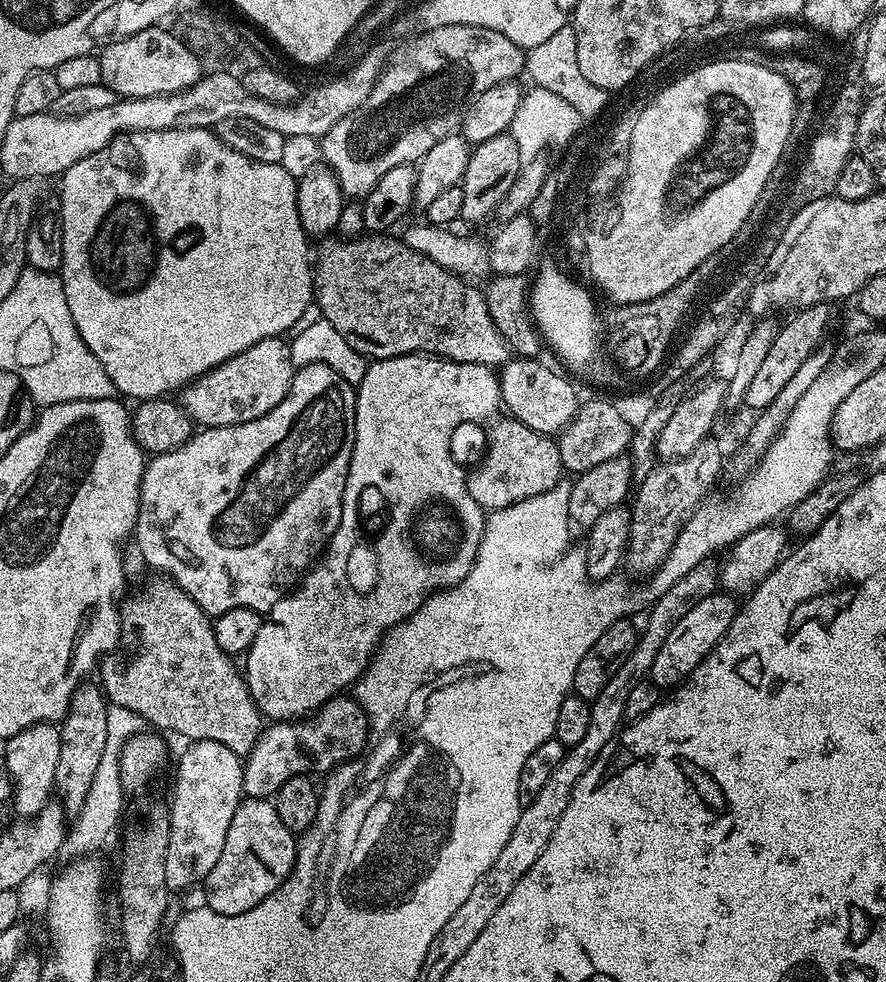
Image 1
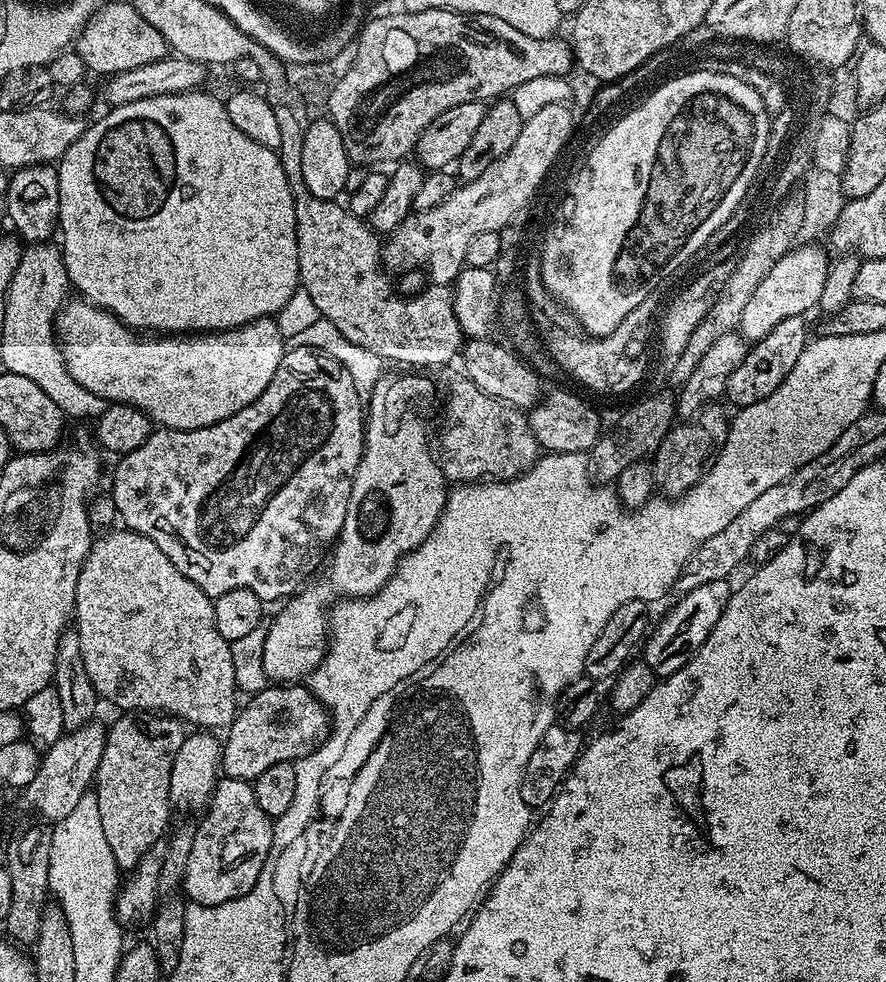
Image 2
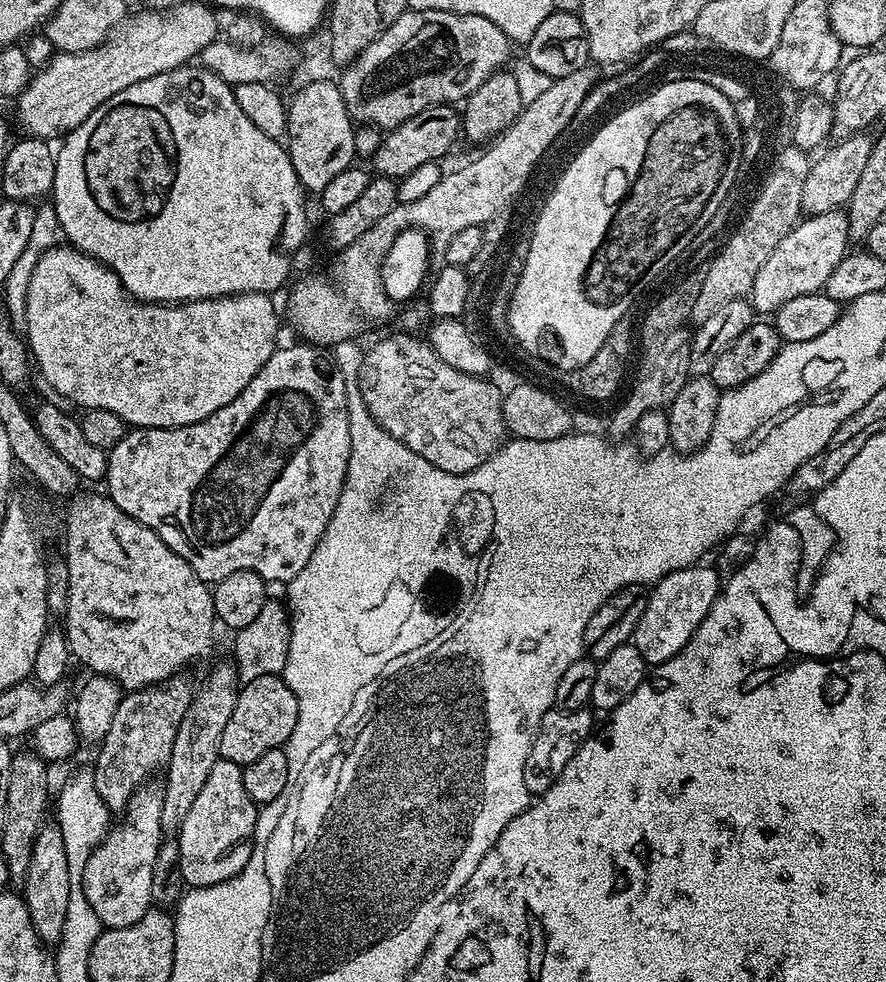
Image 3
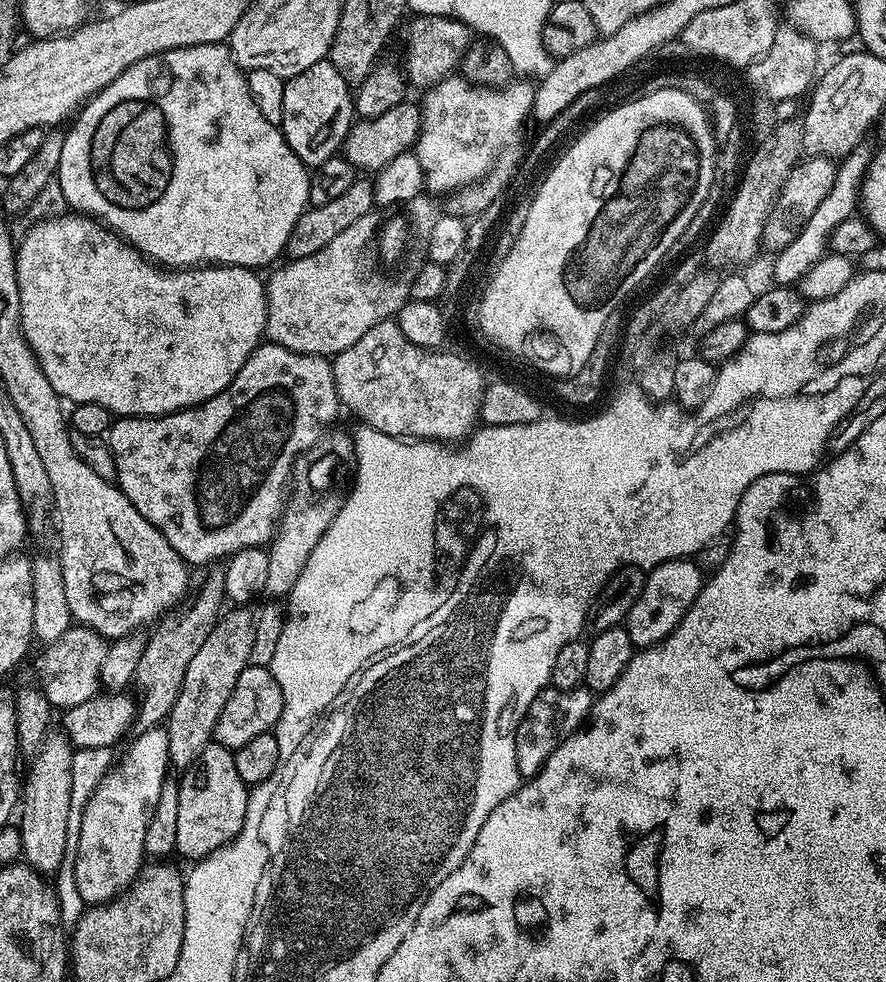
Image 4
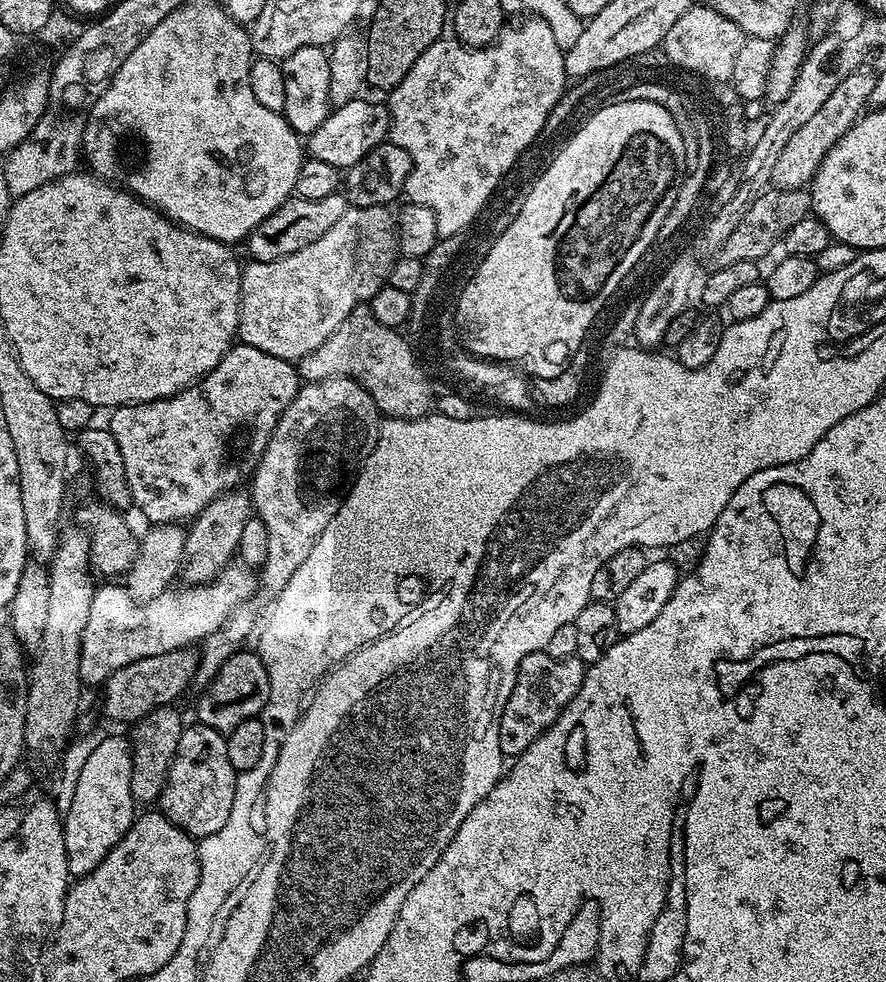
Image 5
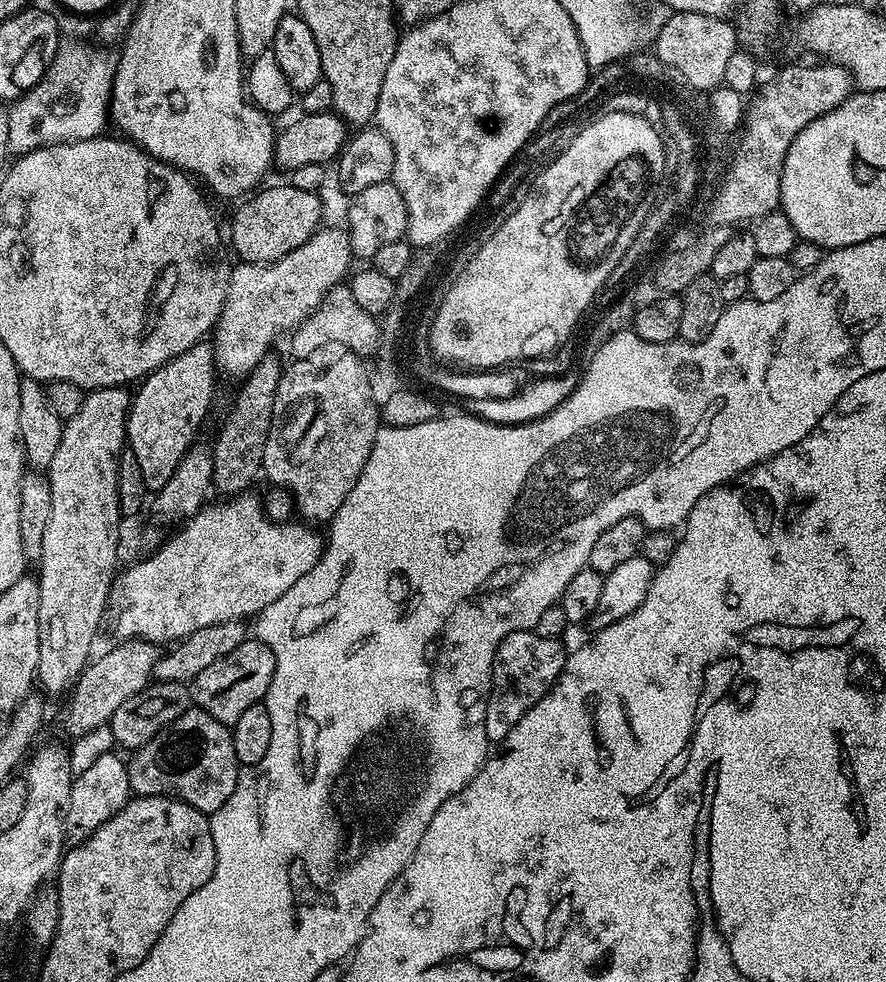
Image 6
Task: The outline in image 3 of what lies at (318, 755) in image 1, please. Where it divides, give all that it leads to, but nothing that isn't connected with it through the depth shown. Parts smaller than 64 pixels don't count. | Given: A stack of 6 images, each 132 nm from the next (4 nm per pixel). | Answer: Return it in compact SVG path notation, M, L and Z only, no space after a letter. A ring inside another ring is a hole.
M279 675L255 678L245 683L236 696L230 722L222 730L220 755L241 766L254 762L266 750L284 748L290 734L294 734L294 722L298 722L298 698L294 698L284 679Z

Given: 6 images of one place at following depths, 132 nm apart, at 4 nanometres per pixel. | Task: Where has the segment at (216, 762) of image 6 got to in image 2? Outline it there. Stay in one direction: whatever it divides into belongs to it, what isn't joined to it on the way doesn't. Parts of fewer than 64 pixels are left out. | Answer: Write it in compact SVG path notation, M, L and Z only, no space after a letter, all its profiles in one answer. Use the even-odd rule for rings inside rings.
M229 776L217 779L216 788L208 799L202 815L204 817L201 818L200 824L195 825L194 846L190 846L190 854L186 858L182 892L191 903L218 906L222 902L245 896L258 882L258 874L262 874L262 866L272 845L274 820L264 813L262 806L258 806L258 798L254 798L254 790L249 781L235 780Z

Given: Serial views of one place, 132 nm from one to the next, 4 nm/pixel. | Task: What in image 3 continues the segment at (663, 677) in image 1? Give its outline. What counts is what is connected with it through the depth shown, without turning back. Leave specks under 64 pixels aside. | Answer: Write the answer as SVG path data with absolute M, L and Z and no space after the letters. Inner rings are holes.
M712 566L700 567L674 570L651 585L646 610L642 610L642 618L638 618L638 626L631 639L638 654L642 654L642 658L650 666L674 658L674 654L678 654L678 650L682 650L682 646L690 642L694 630L698 630L702 618L706 618L710 606L714 606L716 596L722 587L721 573Z

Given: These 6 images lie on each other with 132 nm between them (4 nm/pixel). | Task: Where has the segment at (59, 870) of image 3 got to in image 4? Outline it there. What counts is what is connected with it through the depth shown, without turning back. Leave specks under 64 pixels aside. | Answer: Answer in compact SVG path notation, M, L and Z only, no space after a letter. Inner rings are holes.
M53 731L45 736L39 752L31 757L28 777L22 780L22 811L18 827L22 834L23 859L41 874L55 874L62 866L62 854L66 854L66 826L70 826L70 770L72 769L72 741L63 731Z

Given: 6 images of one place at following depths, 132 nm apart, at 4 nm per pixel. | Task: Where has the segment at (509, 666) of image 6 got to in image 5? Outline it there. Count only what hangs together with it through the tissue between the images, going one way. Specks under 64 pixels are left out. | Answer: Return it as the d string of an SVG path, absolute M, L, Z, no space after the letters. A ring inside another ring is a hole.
M535 652L522 658L516 670L516 684L508 693L508 701L500 711L499 742L506 758L521 756L562 714L562 710L578 694L584 681L586 665L579 656L555 660L547 652Z

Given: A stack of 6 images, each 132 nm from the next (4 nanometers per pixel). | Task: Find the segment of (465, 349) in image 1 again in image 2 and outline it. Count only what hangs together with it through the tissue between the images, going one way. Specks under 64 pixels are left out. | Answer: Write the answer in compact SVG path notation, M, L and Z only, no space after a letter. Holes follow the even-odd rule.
M265 85L264 95L271 103L281 133L276 149L283 173L286 174L295 206L295 234L298 242L298 266L301 289L323 319L334 323L339 332L355 345L363 346L388 362L394 360L412 366L440 366L461 353L464 335L454 314L452 291L447 285L430 284L414 296L403 296L395 283L377 270L382 264L382 240L361 217L350 214L339 201L317 198L306 187L302 175L302 147L310 123L309 107L294 86L291 91Z

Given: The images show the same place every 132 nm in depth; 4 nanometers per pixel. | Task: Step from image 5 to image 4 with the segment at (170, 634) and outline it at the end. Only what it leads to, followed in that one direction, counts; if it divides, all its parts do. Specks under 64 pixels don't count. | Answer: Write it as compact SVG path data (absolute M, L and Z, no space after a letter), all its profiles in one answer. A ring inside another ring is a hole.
M83 626L68 628L66 634L62 634L62 638L47 645L43 651L38 683L44 689L53 709L67 710L74 706L82 706L82 702L94 698L101 691L100 671L106 662L108 644L105 637L100 636L95 630Z

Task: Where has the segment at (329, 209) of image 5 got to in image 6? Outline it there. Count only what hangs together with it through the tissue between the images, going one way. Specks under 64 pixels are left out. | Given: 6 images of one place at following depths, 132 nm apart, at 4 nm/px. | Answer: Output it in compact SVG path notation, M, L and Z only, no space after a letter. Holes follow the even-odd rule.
M284 182L277 188L263 188L249 195L243 201L245 204L232 216L232 248L245 264L274 263L290 250L307 242L322 224L321 197L317 193L298 190L290 182Z

